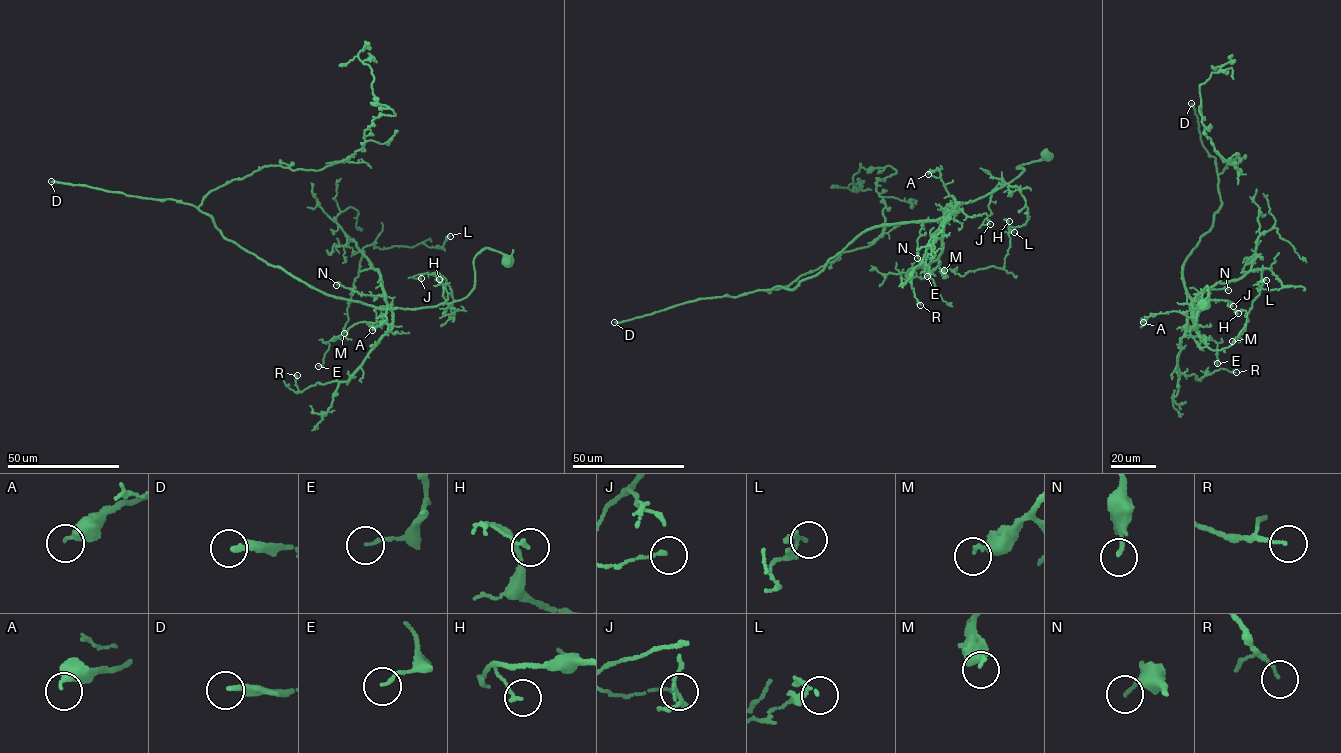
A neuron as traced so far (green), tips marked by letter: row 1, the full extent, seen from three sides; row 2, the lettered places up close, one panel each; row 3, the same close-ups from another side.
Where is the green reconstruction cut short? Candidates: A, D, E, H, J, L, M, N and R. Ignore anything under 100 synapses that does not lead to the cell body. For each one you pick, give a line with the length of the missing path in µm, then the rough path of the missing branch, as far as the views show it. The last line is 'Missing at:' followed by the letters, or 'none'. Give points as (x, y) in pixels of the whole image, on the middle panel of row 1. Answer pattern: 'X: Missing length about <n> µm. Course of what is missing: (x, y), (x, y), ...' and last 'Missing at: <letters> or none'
D: Missing length about 250 µm
Missing at: D

